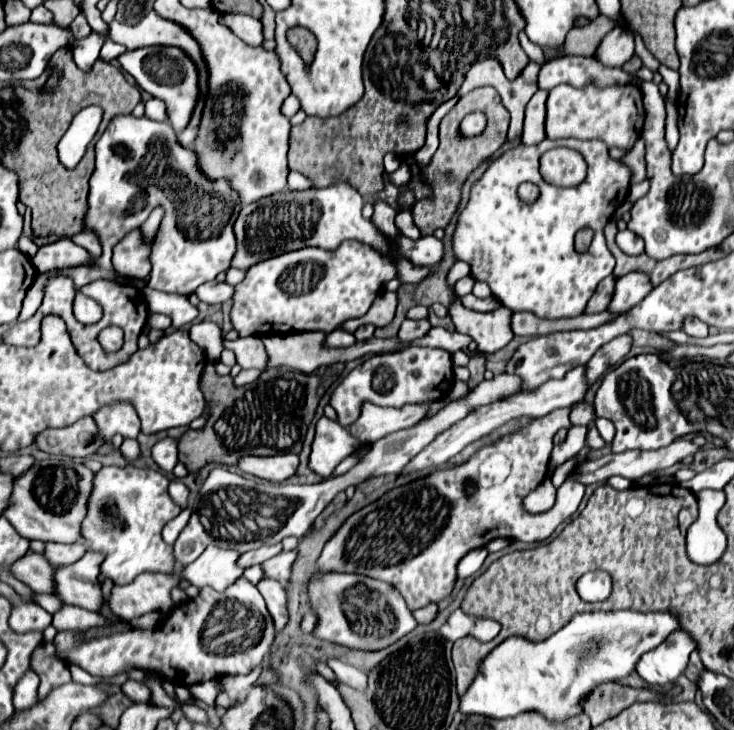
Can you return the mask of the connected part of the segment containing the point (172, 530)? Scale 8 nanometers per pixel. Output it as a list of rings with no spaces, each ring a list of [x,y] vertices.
[[[184,508],[174,520],[170,520],[170,522],[164,526],[164,530],[162,530],[162,538],[164,538],[166,544],[174,544],[174,540],[178,538],[178,534],[180,534],[180,532],[184,530],[184,526],[188,524],[190,514],[192,514],[192,510],[190,510],[190,508]]]

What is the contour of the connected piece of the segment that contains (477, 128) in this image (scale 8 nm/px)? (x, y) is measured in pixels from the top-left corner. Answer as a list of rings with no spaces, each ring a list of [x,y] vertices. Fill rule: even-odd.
[[[474,112],[474,114],[468,114],[468,116],[462,120],[462,124],[460,124],[460,132],[466,134],[466,136],[476,136],[476,134],[480,134],[480,132],[484,130],[484,126],[486,126],[486,118],[484,118],[484,114]]]

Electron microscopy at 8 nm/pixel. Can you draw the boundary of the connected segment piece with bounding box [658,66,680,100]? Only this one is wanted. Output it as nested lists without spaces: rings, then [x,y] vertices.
[[[660,66],[660,70],[658,70],[660,74],[662,74],[662,78],[664,78],[664,82],[668,84],[668,98],[676,98],[678,96],[678,90],[680,90],[680,84],[678,84],[678,72],[676,70],[670,70],[668,66]]]

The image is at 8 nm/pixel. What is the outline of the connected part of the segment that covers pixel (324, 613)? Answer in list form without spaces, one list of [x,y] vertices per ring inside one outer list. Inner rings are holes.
[[[354,574],[314,576],[308,584],[308,596],[314,612],[318,614],[316,636],[350,650],[378,652],[392,646],[416,628],[416,620],[404,604],[400,592],[396,592],[396,588],[392,588],[390,584],[378,582],[374,578]],[[350,598],[354,598],[354,604],[350,602]]]

